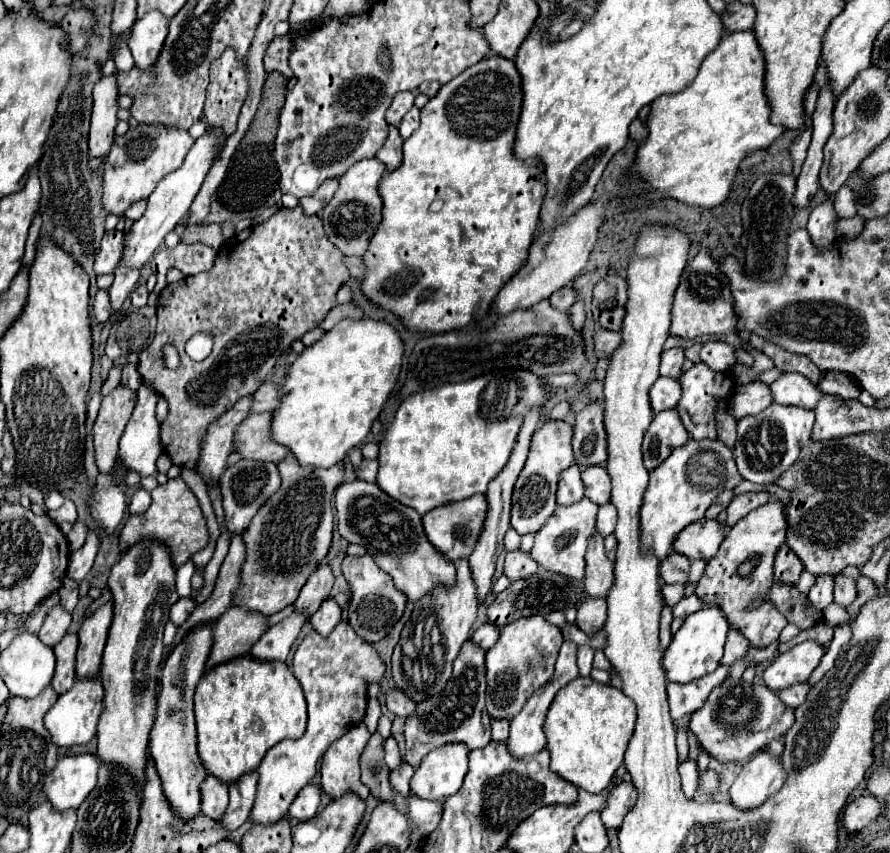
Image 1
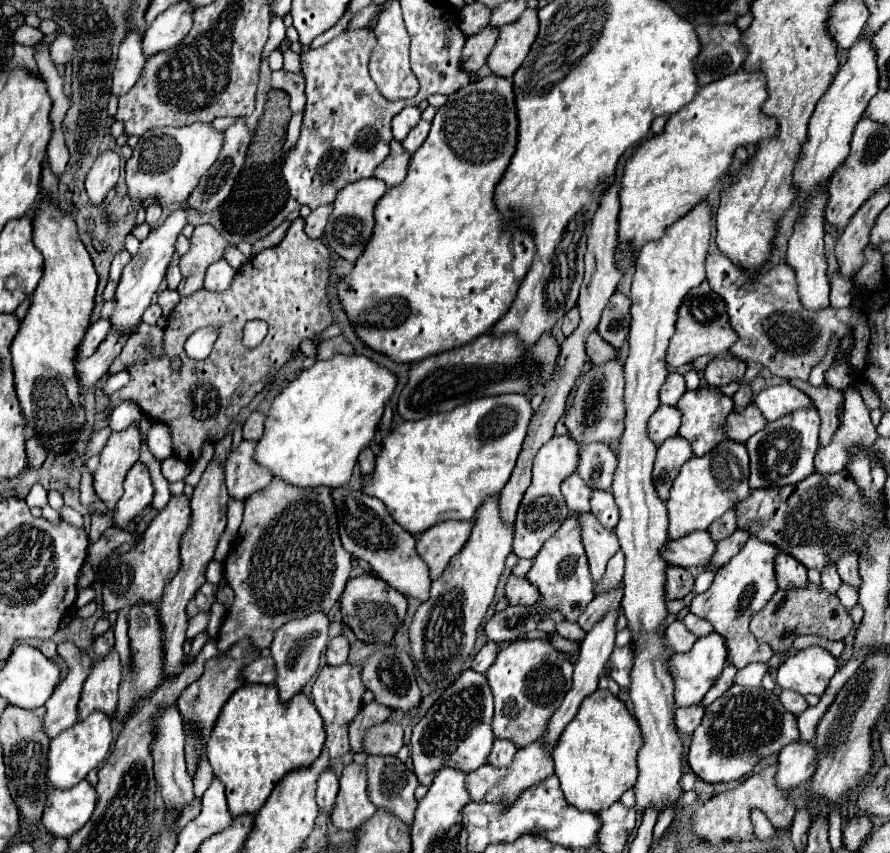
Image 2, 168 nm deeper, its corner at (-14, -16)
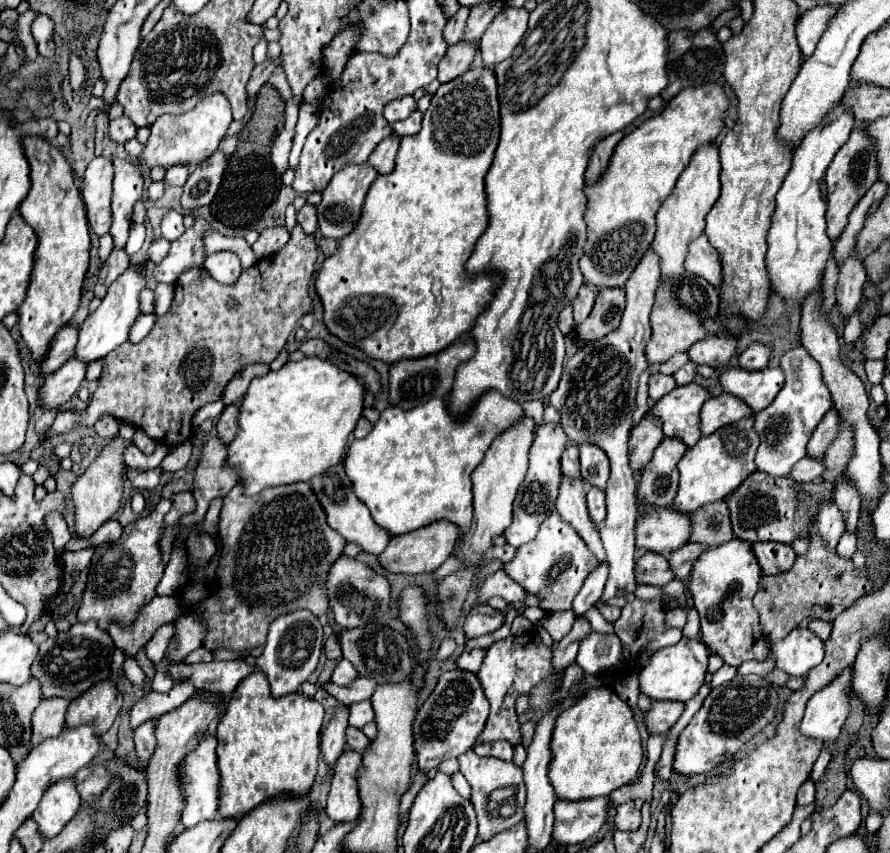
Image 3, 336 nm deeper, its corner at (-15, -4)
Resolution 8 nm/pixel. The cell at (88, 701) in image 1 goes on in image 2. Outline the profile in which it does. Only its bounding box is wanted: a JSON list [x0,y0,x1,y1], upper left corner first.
[47,712,113,788]

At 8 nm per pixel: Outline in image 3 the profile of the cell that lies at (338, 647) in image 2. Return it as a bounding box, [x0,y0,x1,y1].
[324,634,342,660]

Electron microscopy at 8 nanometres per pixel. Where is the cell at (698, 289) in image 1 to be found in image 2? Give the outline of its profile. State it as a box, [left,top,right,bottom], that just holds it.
[667,282,735,368]

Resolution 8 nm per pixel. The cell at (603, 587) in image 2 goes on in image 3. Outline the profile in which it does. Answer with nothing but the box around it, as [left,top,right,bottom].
[574,562,608,616]

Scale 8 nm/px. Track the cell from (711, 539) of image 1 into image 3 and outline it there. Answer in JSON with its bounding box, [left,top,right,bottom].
[636,508,690,554]

